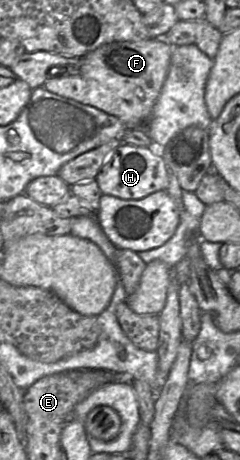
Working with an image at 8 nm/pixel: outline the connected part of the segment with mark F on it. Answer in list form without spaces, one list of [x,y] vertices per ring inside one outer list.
[[[156,38],[108,43],[80,58],[76,73],[50,77],[42,86],[52,93],[114,115],[128,128],[138,128],[147,122],[159,97],[169,70],[172,48]]]

